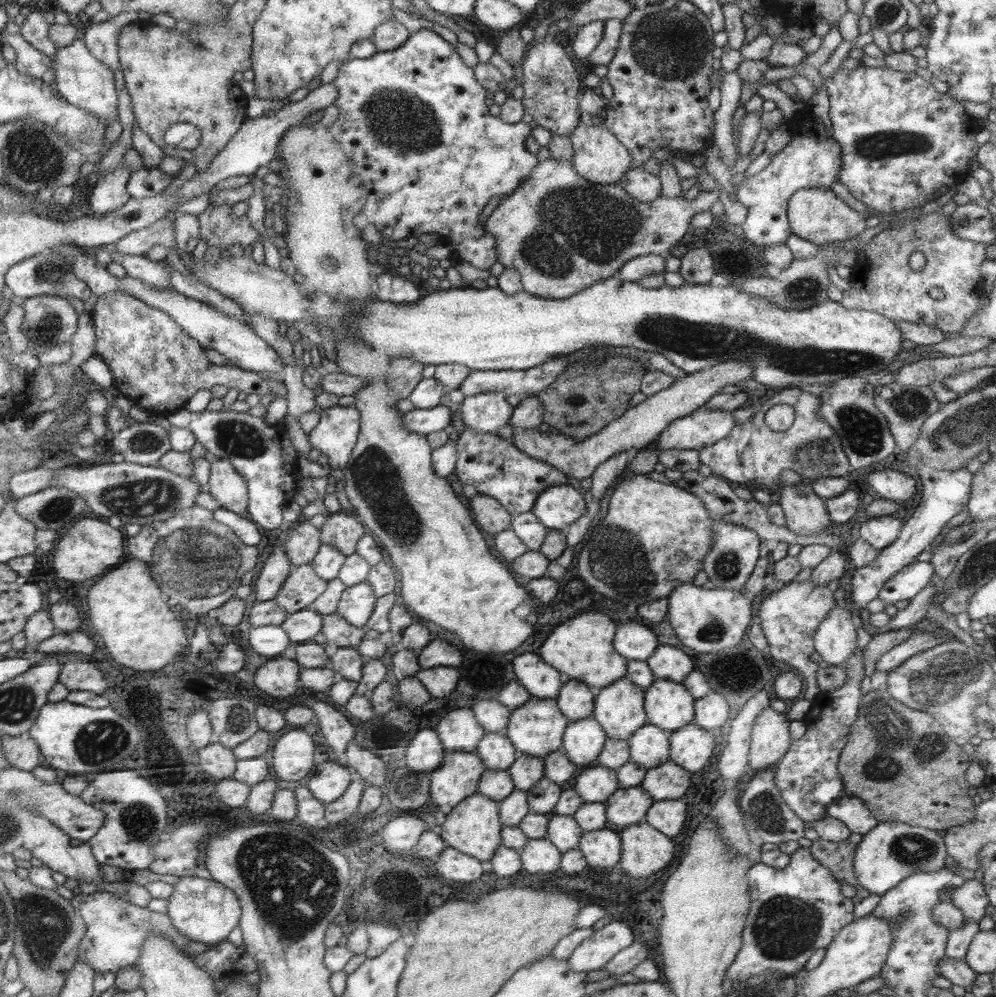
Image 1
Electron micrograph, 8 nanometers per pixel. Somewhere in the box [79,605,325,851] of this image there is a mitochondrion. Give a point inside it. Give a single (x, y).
(140, 824)

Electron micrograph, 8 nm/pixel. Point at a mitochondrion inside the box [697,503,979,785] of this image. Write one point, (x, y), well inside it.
(900, 744)

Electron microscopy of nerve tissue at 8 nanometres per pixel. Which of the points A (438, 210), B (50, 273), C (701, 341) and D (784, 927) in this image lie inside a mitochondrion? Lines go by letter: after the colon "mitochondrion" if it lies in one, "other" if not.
A: other
B: mitochondrion
C: mitochondrion
D: mitochondrion

